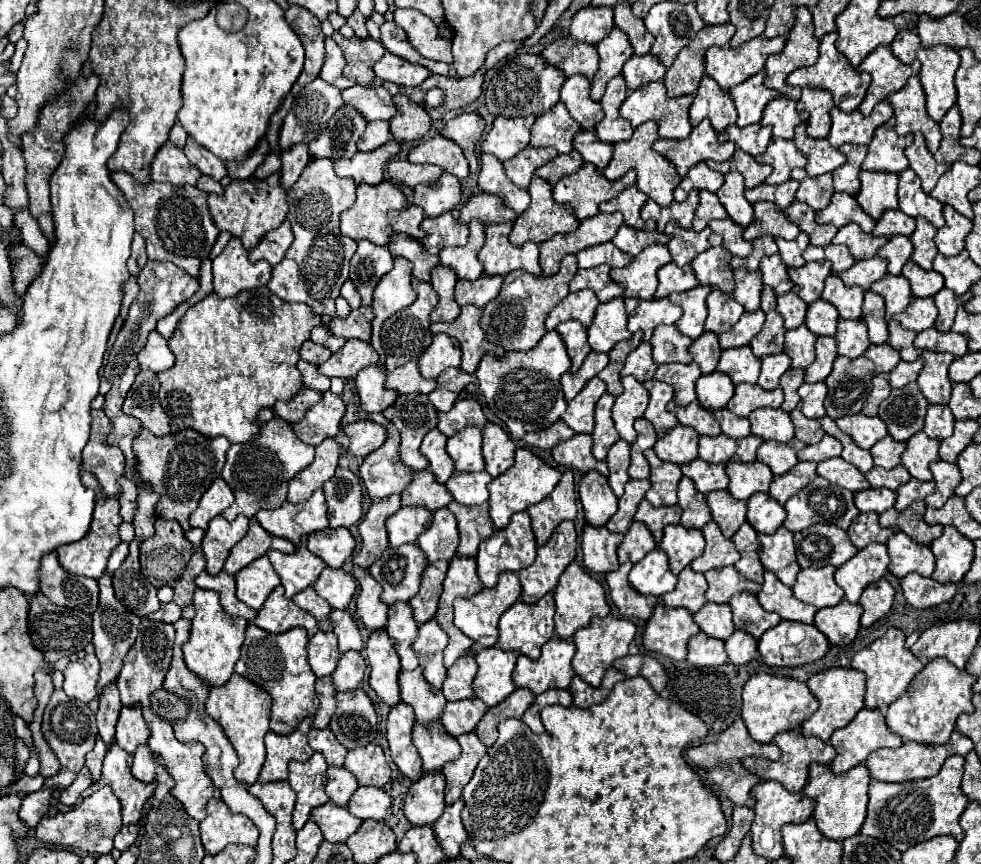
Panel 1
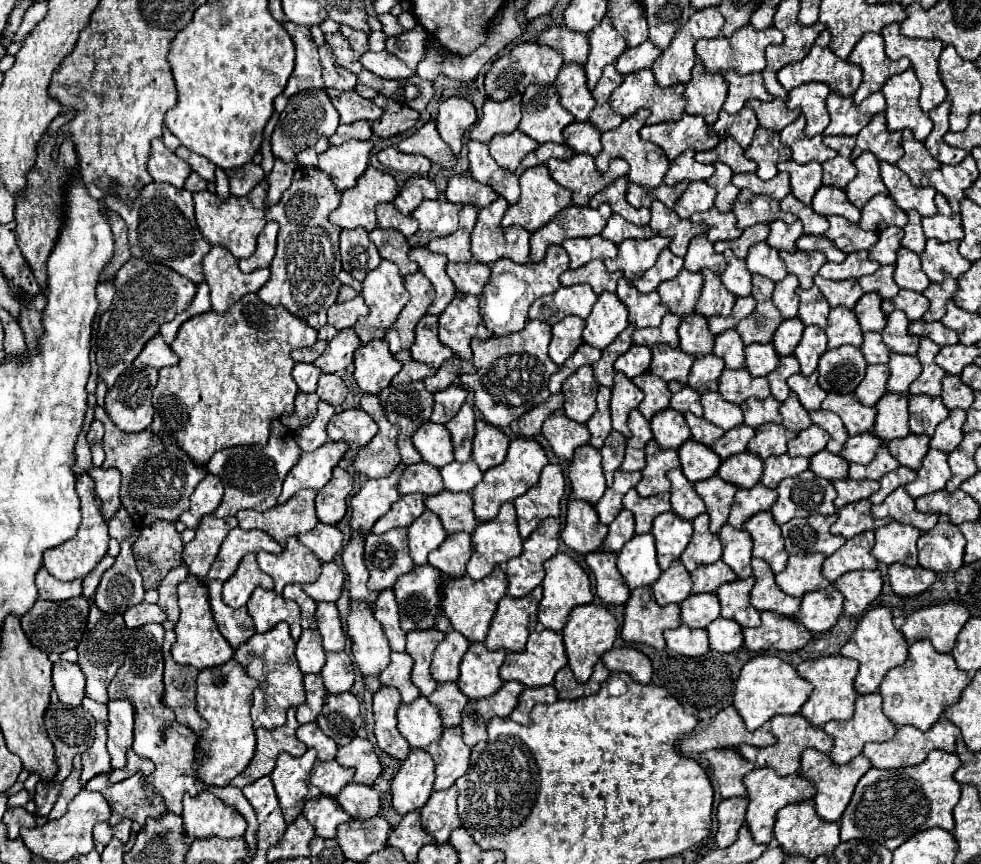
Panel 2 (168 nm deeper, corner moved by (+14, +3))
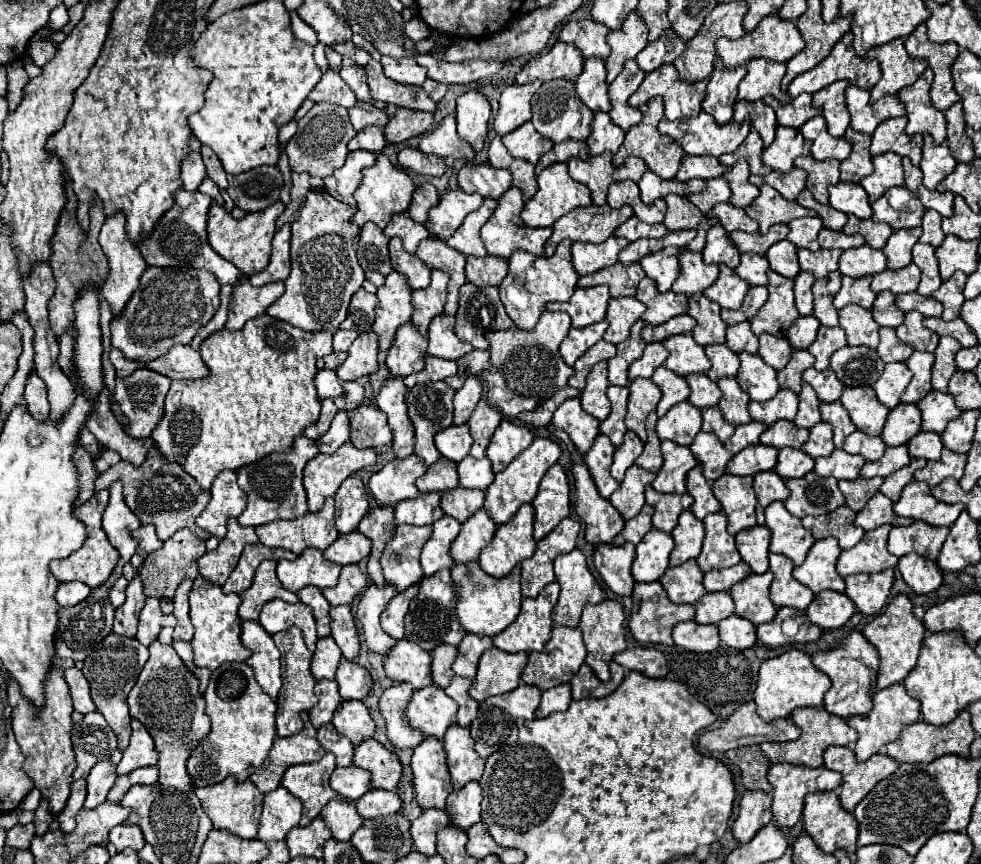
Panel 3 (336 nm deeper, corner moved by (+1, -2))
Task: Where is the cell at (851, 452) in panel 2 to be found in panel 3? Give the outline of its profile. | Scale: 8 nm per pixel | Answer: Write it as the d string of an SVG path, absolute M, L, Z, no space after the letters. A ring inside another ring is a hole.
M855 431L849 437L845 437L843 449L851 455L863 455L867 461L875 461L879 457L883 457L885 453L885 443L881 437L871 437L865 435L863 431Z

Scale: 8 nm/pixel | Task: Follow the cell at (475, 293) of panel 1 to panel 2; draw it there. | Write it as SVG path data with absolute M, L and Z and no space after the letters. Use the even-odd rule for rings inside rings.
M448 262L448 276L454 282L456 290L462 294L474 294L480 296L484 284L488 282L490 268L480 262Z

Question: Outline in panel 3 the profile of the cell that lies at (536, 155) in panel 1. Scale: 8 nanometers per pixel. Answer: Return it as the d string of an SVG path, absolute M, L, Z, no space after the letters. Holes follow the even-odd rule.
M531 121L507 133L507 137L501 137L501 141L513 157L523 157L531 163L537 163L541 155L553 147L553 141L547 141L547 137L543 137L541 133L535 133L535 127L531 125Z

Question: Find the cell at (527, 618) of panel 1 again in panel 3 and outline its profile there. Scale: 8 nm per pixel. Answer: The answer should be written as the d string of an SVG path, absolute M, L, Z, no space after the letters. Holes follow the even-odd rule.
M549 583L535 599L523 599L517 619L493 637L493 645L517 653L517 651L541 651L551 639L551 611L559 599L559 583Z

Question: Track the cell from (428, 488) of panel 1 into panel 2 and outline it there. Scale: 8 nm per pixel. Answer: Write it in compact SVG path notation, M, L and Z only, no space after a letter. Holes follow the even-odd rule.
M426 462L406 466L400 480L398 480L398 492L402 496L412 494L412 492L420 492L424 496L430 496L430 494L438 494L442 490L444 490L444 484L442 484L440 470L426 464Z

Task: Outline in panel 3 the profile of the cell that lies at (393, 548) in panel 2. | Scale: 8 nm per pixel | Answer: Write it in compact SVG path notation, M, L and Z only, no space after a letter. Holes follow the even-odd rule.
M399 525L395 529L393 539L385 545L381 557L385 581L393 583L397 591L405 591L407 587L423 579L419 557L429 537L431 537L431 527Z

